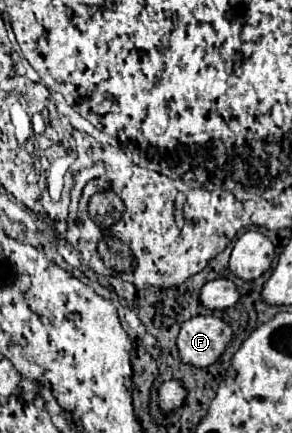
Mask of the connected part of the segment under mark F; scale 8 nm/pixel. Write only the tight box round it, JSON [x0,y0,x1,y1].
[177,316,231,368]

